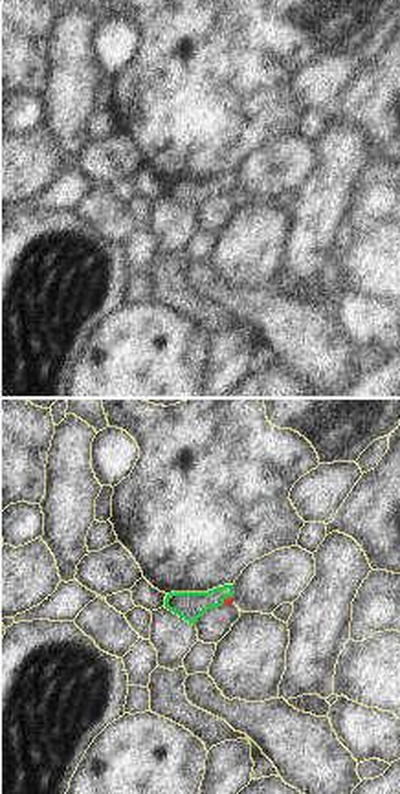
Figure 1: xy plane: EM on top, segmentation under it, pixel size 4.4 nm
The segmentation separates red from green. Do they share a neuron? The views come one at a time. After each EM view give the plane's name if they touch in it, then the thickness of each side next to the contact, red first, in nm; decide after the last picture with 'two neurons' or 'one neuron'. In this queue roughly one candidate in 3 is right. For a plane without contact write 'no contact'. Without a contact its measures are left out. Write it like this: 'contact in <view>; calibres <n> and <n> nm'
contact in xy; calibres 30 and 130 nm

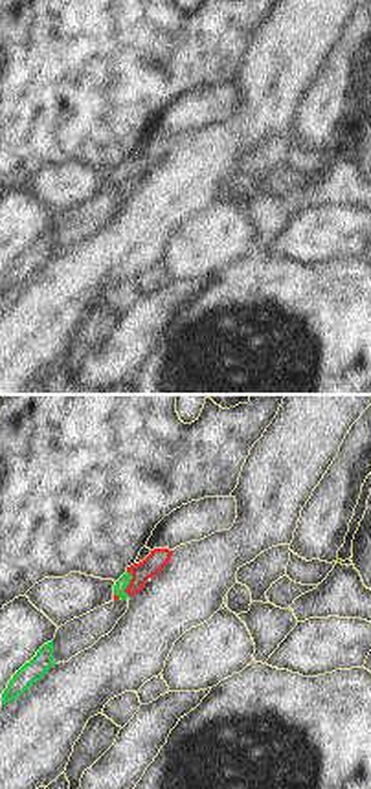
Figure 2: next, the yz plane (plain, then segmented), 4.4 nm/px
contact in yz; calibres 90 and 50 nm

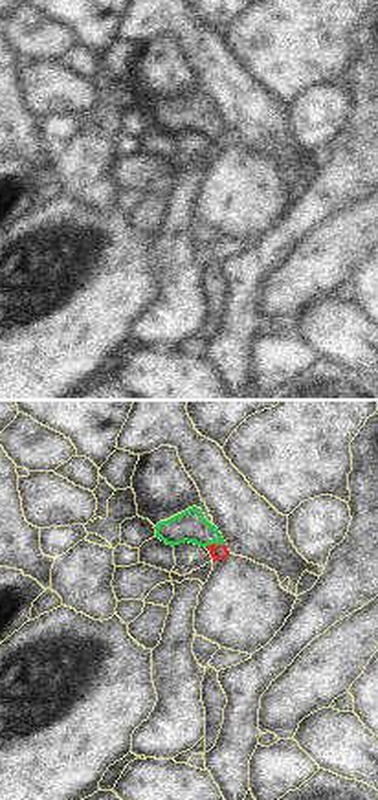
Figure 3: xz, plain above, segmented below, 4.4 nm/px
contact in xz; calibres 70 and 140 nm

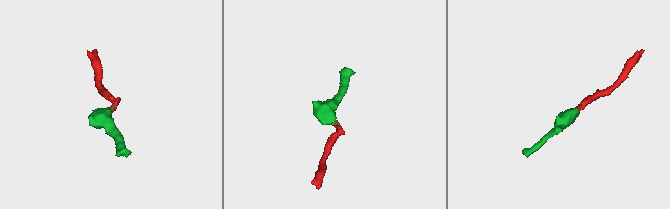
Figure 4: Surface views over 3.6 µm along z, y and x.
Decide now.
one neuron

